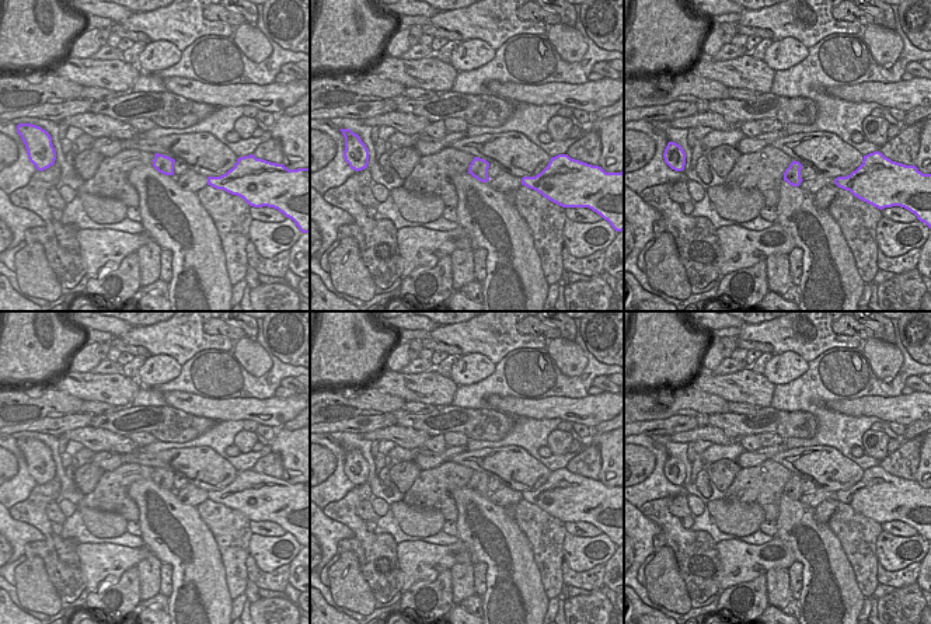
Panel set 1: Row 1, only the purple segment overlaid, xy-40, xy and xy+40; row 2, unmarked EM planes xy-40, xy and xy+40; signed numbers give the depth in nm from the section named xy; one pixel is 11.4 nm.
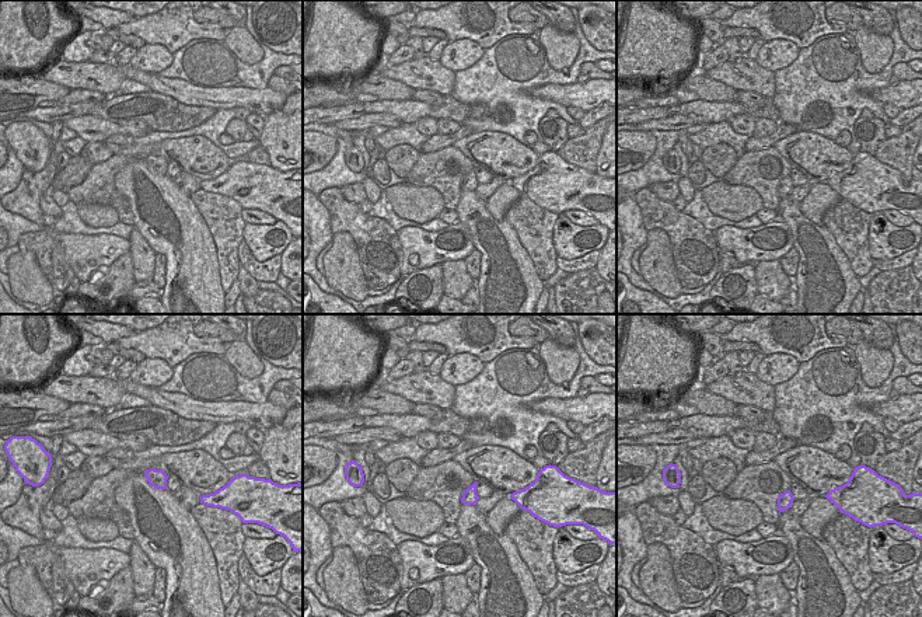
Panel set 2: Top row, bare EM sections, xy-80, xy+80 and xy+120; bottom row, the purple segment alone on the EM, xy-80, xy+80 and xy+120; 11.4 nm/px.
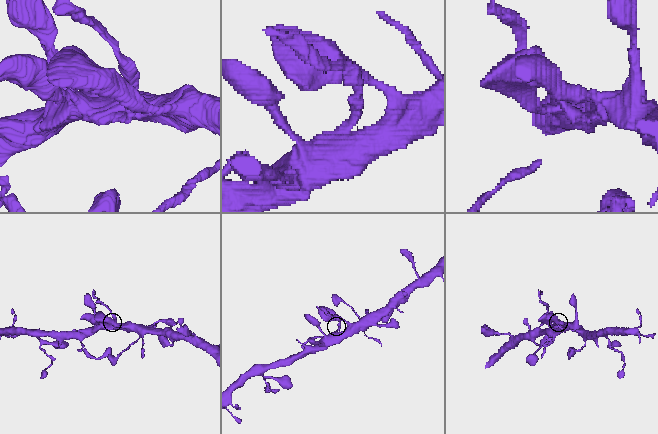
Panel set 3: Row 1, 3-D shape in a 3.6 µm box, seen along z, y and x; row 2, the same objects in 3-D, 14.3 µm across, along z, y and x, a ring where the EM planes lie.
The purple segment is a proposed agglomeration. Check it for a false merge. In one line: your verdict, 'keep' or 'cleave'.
cleave

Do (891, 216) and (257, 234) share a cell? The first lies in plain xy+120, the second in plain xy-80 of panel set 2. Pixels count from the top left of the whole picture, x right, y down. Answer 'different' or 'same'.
different

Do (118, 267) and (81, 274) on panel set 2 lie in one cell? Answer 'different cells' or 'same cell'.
different cells

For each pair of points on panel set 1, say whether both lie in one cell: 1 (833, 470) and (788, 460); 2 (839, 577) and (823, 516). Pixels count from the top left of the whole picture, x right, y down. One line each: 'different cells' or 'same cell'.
1: same cell
2: different cells

